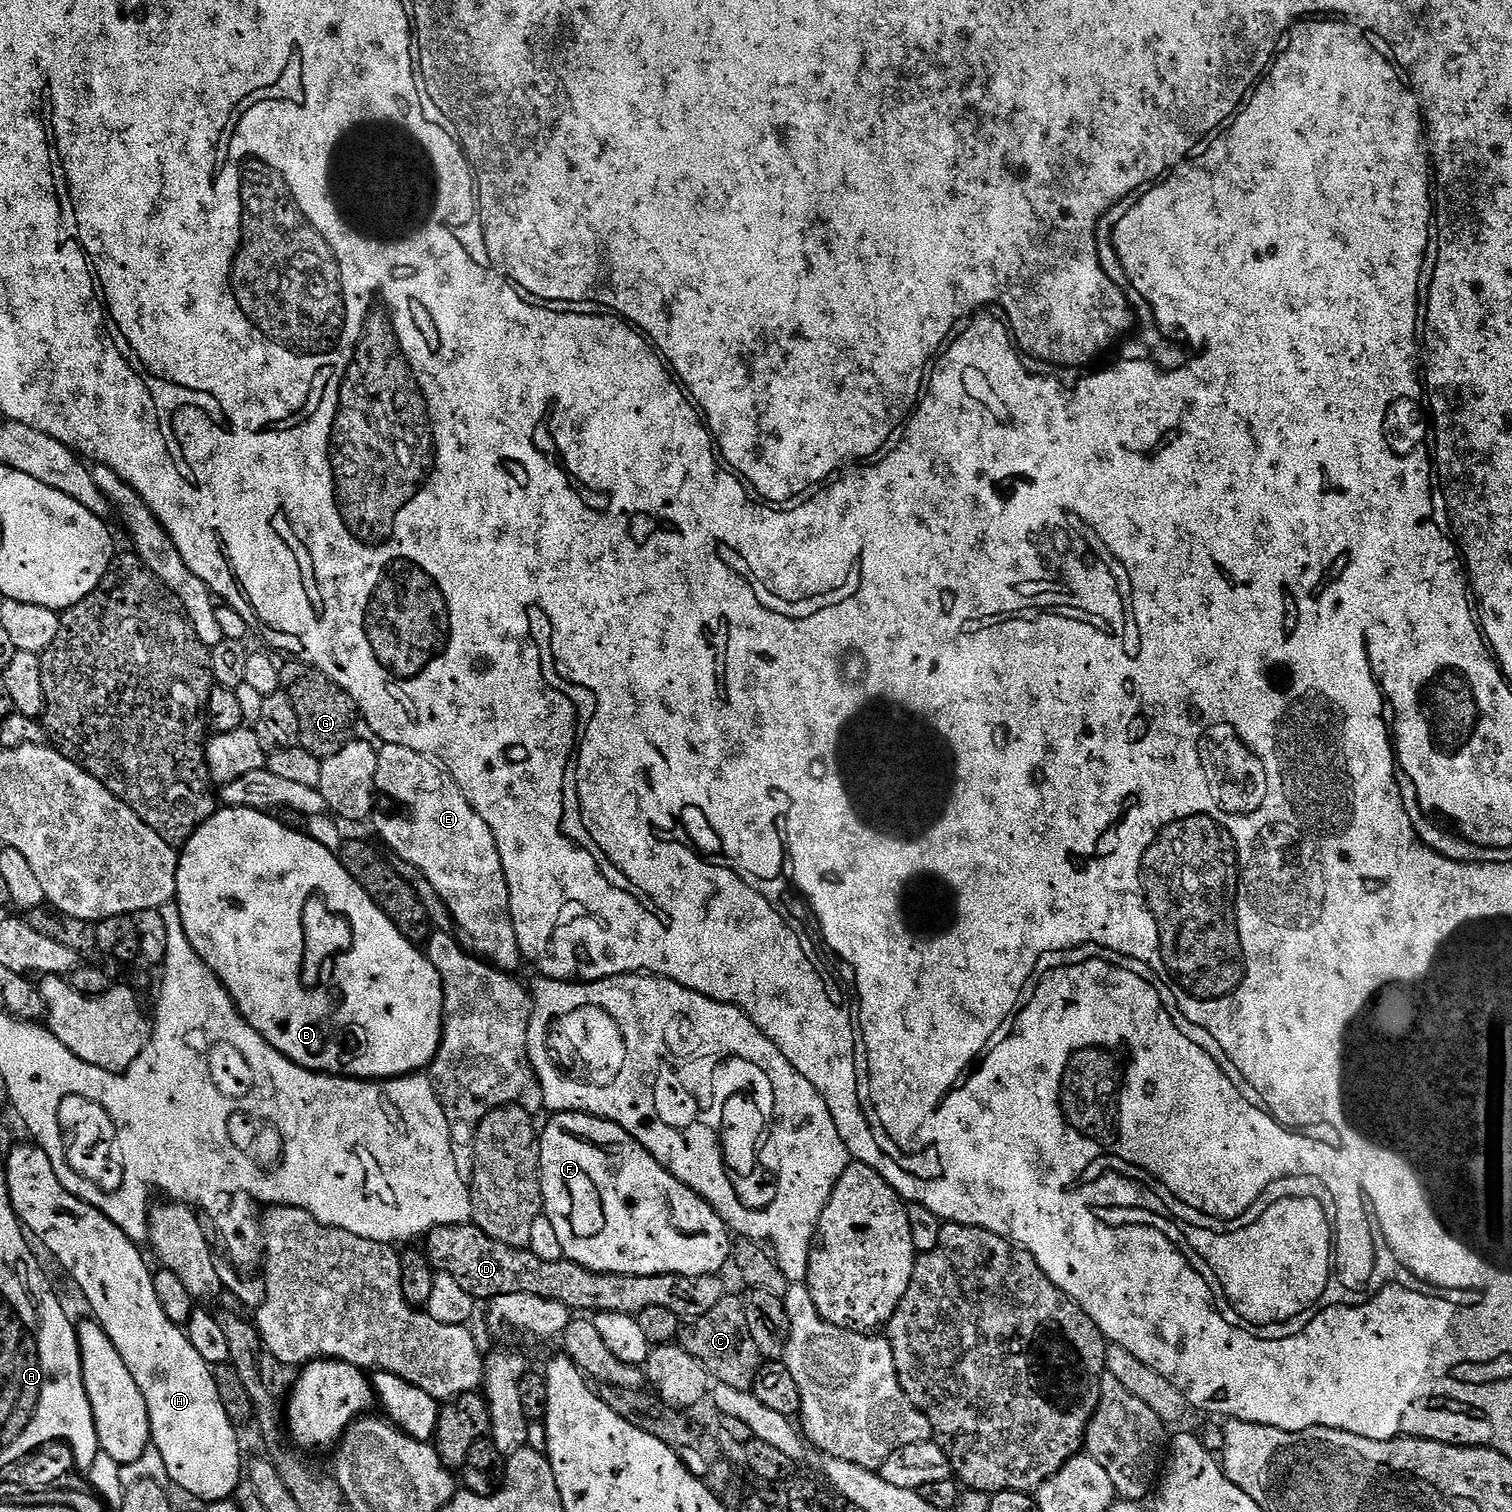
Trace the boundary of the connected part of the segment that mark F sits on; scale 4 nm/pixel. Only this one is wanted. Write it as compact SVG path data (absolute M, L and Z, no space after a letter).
M558 1112L551 1117L548 1125L543 1125L540 1138L540 1181L542 1182L542 1198L544 1199L543 1215L550 1218L550 1226L554 1226L558 1238L562 1242L562 1250L567 1259L573 1260L591 1272L608 1274L630 1274L631 1276L653 1276L654 1274L682 1274L683 1276L711 1276L719 1273L720 1267L730 1260L730 1229L723 1218L711 1208L707 1200L702 1199L694 1190L690 1190L681 1180L674 1178L663 1168L652 1155L639 1144L622 1126L601 1116L590 1116L587 1112Z

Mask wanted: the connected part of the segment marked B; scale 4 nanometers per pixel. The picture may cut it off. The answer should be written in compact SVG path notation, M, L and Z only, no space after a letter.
M221 807L211 816L204 825L199 828L190 839L182 846L179 853L180 861L178 862L178 886L176 887L176 899L174 906L180 912L182 918L182 926L186 930L186 938L190 942L190 946L194 946L194 950L202 958L202 962L206 962L206 966L212 973L219 978L222 986L230 994L230 998L236 1004L236 1009L240 1011L244 1021L254 1030L258 1030L258 1034L262 1034L262 1038L266 1038L266 1042L270 1042L270 1046L274 1046L274 1050L278 1050L286 1058L290 1058L298 1066L309 1068L312 1072L326 1072L330 1076L350 1076L354 1080L394 1080L398 1076L411 1076L420 1074L431 1065L432 1059L438 1054L440 1043L442 1042L442 1034L444 1033L444 987L440 981L440 971L438 971L427 958L423 951L420 952L415 943L402 934L402 930L390 919L386 913L381 910L376 903L370 898L370 894L366 890L362 890L362 886L358 882L354 882L354 878L350 878L350 874L342 866L339 855L326 849L325 846L319 845L318 842L311 839L303 831L295 828L288 828L281 824L275 815L266 812L255 812L249 808L229 808Z

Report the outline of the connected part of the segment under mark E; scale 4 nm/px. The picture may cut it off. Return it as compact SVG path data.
M384 744L378 752L376 791L381 797L397 800L408 811L405 816L382 817L376 824L381 838L428 879L429 886L444 899L457 926L472 939L475 951L492 967L515 973L522 957L508 909L502 858L498 858L490 826L466 802L448 767L427 752Z

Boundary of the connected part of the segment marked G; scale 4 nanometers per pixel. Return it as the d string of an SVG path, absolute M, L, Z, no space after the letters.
M295 658L281 663L280 687L282 691L294 702L294 710L298 714L298 730L300 731L300 747L310 754L319 756L333 756L353 739L352 727L358 724L356 704L346 690L342 690L326 674L316 668L311 668Z

